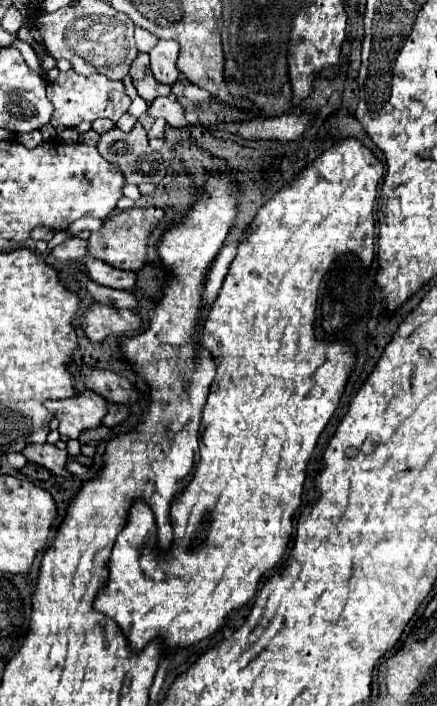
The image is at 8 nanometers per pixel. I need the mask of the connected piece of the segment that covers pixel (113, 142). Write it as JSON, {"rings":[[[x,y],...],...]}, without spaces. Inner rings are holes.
{"rings":[[[138,123],[130,133],[124,133],[120,129],[110,129],[104,135],[100,135],[98,141],[98,151],[106,161],[116,161],[120,163],[122,171],[136,169],[138,163],[150,163],[152,161],[152,149],[148,147],[146,131]]]}

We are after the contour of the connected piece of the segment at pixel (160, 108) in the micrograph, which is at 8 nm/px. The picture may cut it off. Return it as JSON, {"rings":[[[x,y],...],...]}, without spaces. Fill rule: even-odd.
{"rings":[[[156,97],[148,101],[148,115],[154,119],[164,117],[172,127],[184,127],[188,121],[184,119],[184,109],[176,103],[174,97]]]}

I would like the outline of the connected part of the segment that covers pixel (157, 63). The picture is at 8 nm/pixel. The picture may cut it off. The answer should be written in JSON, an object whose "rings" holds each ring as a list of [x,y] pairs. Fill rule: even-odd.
{"rings":[[[160,39],[150,49],[150,69],[154,77],[160,83],[172,85],[180,79],[180,73],[176,69],[176,57],[178,57],[178,43],[172,39]]]}

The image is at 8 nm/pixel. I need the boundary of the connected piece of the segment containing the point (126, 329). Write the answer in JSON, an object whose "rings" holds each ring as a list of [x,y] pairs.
{"rings":[[[92,303],[80,325],[90,341],[102,341],[108,335],[126,335],[140,329],[140,319],[130,309],[116,309],[112,305]]]}

